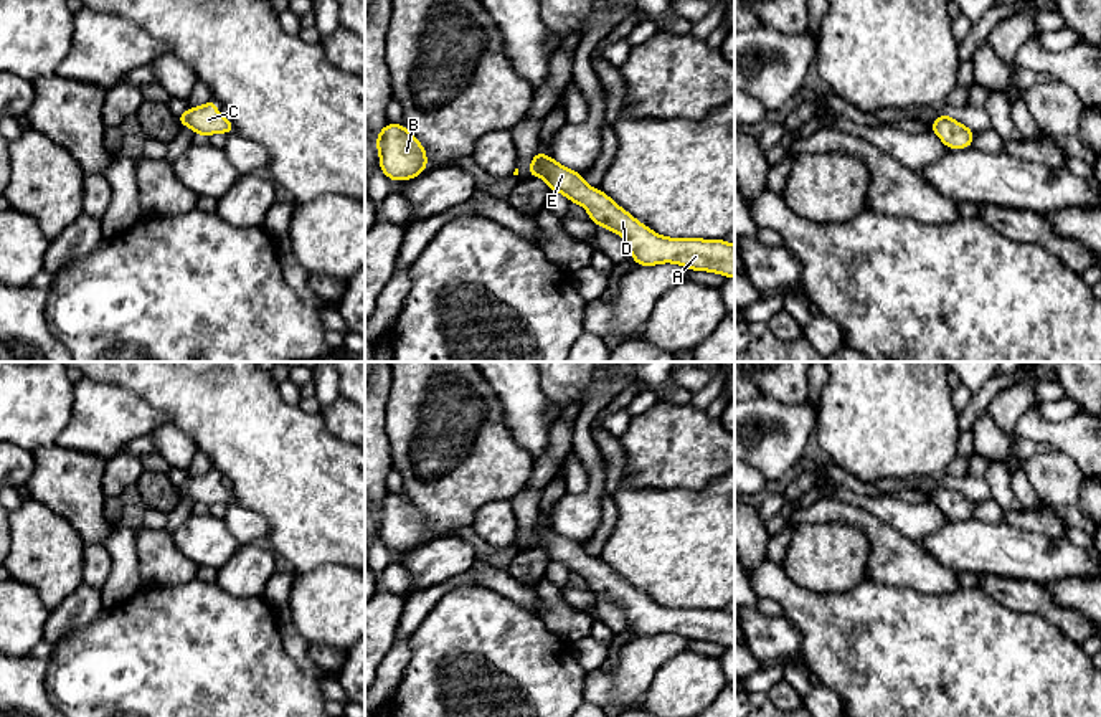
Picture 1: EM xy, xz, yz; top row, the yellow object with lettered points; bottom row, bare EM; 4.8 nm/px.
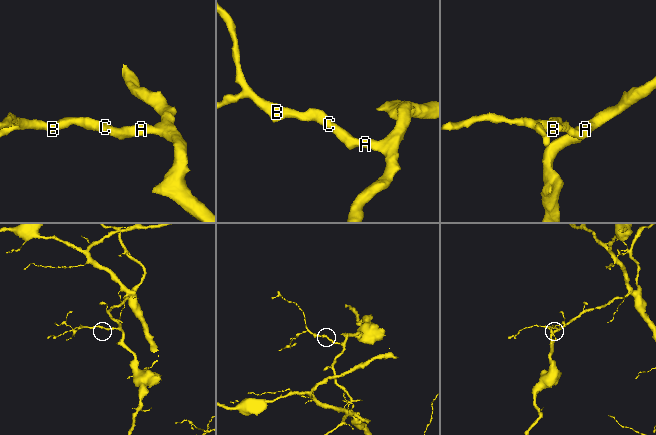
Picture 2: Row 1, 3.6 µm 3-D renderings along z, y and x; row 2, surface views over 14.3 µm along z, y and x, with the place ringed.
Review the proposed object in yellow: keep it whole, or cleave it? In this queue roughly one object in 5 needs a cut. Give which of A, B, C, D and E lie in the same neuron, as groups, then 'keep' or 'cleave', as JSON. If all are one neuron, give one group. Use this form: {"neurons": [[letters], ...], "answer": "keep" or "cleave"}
{"neurons": [["A", "B", "C", "D", "E"]], "answer": "keep"}

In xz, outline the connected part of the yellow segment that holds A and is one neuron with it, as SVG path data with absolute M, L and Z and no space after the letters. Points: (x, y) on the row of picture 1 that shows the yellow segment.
M541 150L530 162L528 178L533 177L543 177L550 192L560 192L571 203L584 207L594 225L622 236L636 266L673 263L690 271L735 278L735 245L725 240L660 236L622 210L601 188L588 187L584 175L563 167Z

